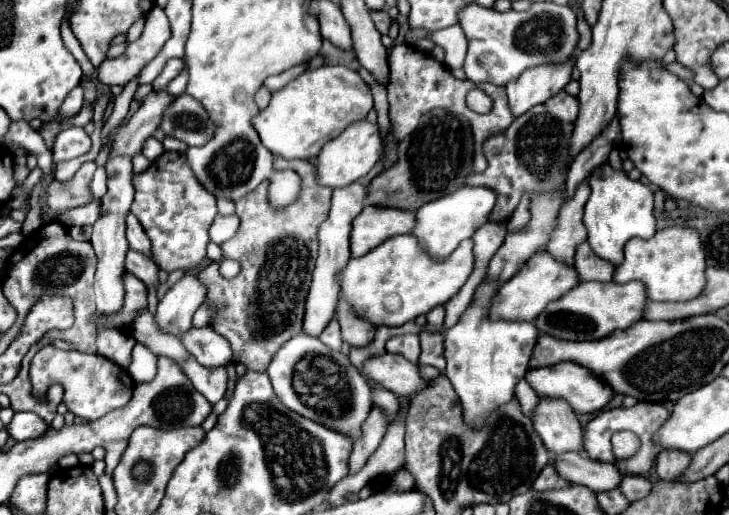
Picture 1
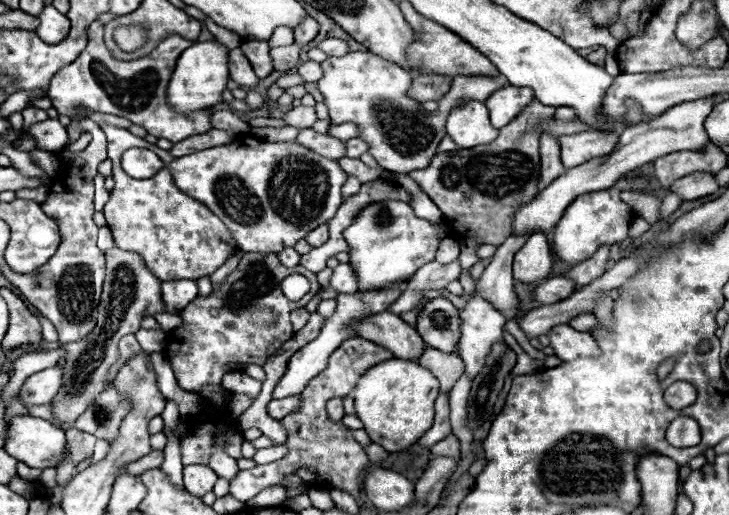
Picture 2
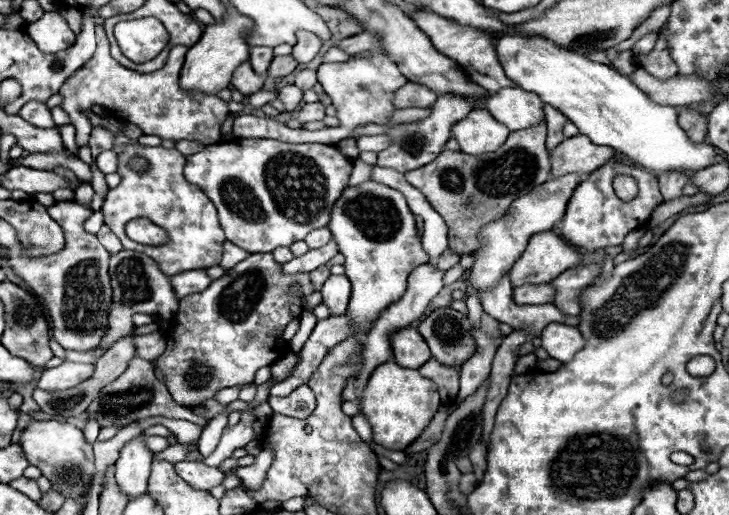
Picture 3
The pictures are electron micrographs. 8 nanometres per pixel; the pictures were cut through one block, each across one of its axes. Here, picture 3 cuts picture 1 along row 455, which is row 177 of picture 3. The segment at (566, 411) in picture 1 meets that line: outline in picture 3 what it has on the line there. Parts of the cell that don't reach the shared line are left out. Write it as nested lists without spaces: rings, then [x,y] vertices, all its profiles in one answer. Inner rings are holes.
[[[578,134],[574,138],[566,138],[550,152],[552,176],[554,178],[566,176],[566,174],[588,176],[590,172],[598,170],[604,162],[612,158],[614,158],[612,148],[592,144],[588,138]]]

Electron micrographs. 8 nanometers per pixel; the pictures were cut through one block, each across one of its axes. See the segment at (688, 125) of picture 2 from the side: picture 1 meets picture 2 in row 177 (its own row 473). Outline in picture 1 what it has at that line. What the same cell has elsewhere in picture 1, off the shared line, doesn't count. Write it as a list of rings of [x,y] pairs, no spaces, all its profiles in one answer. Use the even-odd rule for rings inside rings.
[[[564,454],[560,460],[554,462],[558,472],[568,480],[582,486],[588,486],[594,492],[608,492],[620,486],[624,474],[618,470],[616,464],[592,460],[580,454]]]

